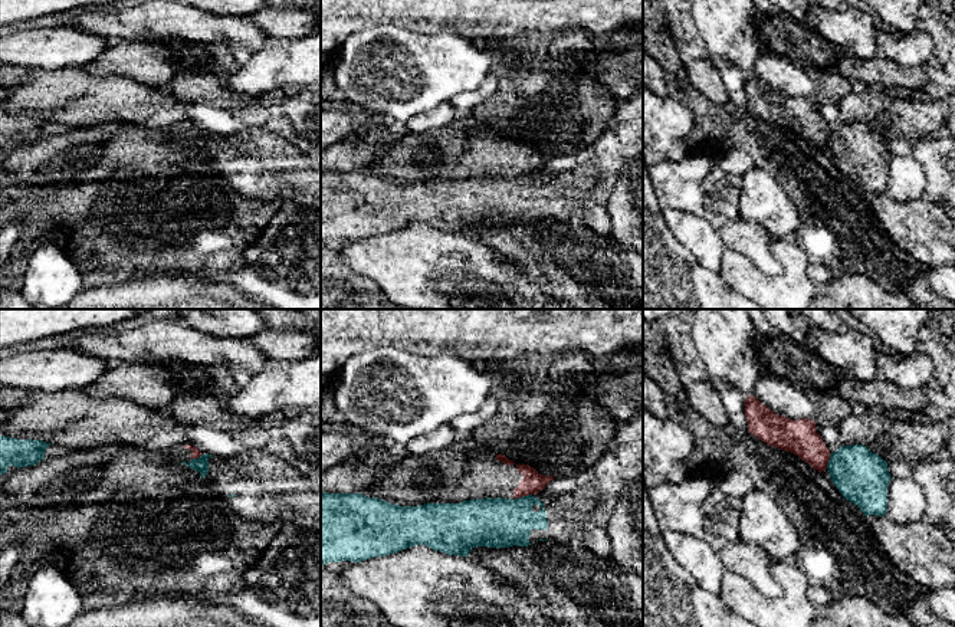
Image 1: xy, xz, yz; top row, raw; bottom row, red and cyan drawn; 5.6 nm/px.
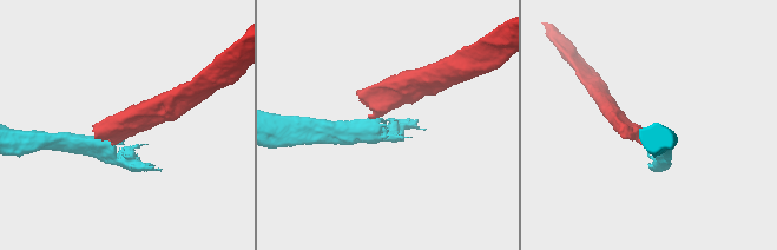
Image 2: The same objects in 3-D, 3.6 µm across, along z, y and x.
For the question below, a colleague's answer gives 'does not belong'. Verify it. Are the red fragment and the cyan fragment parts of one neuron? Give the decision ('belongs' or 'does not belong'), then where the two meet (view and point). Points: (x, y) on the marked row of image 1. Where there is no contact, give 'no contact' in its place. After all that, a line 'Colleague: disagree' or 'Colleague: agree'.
does not belong; contact xz (522, 495)
Colleague: agree

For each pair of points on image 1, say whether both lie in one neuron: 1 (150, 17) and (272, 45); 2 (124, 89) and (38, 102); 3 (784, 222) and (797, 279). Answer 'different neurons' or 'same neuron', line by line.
1: different neurons
2: same neuron
3: different neurons

